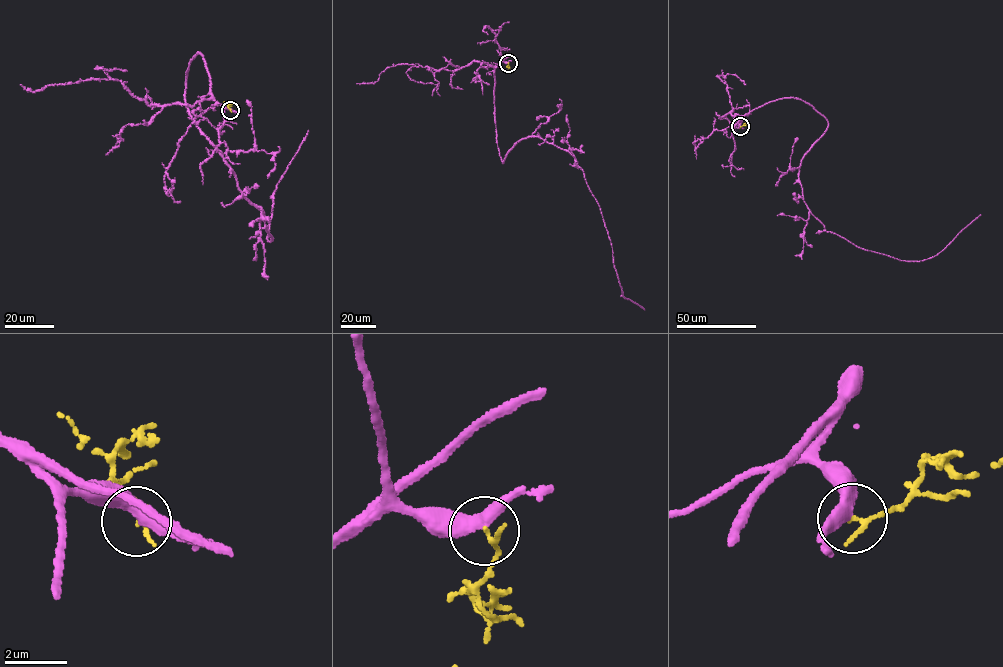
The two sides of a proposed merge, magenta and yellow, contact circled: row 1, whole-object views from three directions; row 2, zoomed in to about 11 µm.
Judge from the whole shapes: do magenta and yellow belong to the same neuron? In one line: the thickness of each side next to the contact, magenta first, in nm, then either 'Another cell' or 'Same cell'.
Thickness 400 nm (magenta) against 160 nm. Same cell

